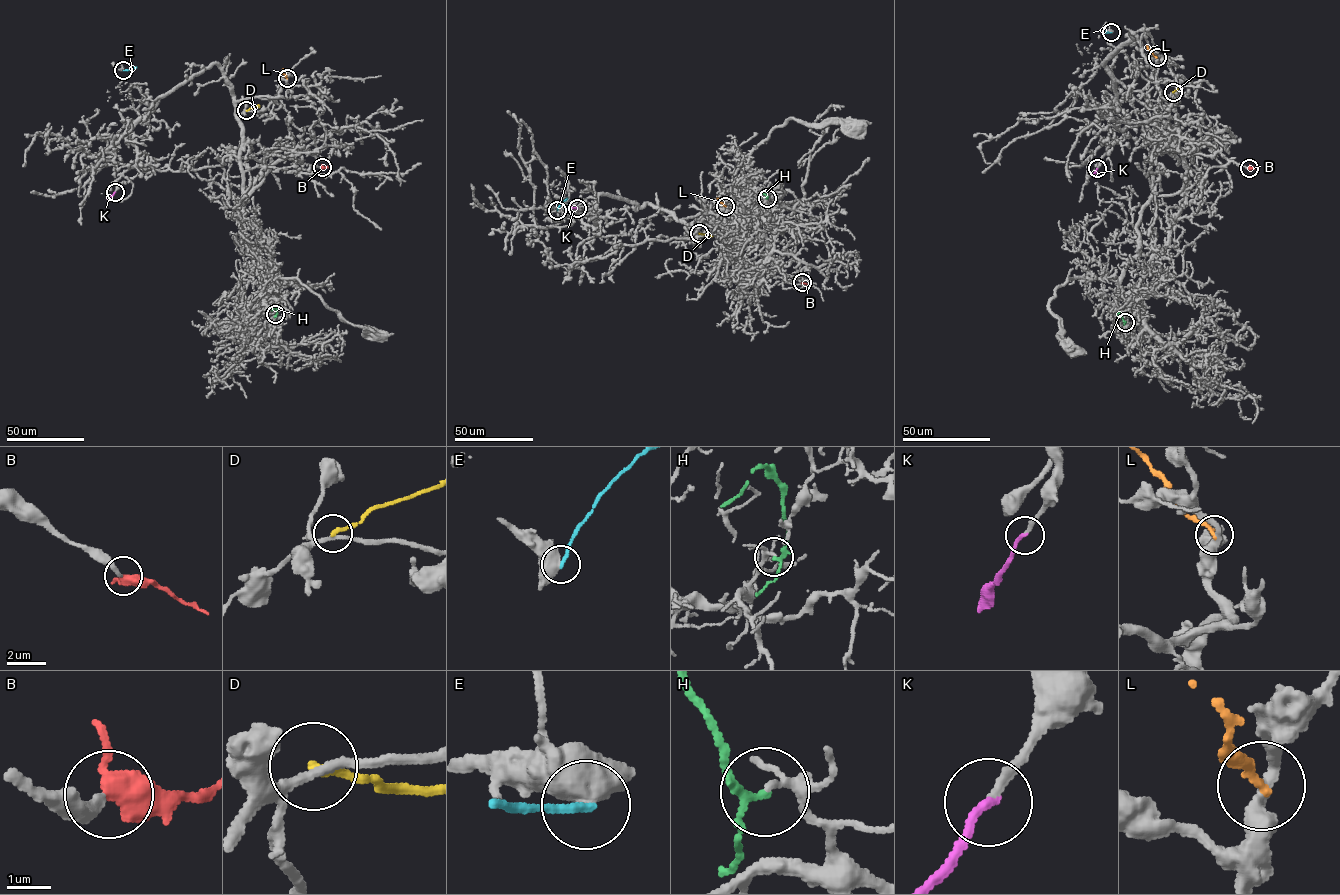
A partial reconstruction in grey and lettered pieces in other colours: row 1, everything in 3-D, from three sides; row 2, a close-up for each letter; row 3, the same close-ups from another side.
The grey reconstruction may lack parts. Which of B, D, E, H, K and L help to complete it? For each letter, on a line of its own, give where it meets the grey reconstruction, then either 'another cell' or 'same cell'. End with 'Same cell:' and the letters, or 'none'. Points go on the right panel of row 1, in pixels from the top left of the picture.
B: contact (1249, 168); same cell
D: contact (1173, 92); another cell
E: contact (1111, 32); another cell
H: contact (1125, 322); another cell
K: contact (1097, 168); same cell
L: contact (1157, 57); another cell
Same cell: B, K

